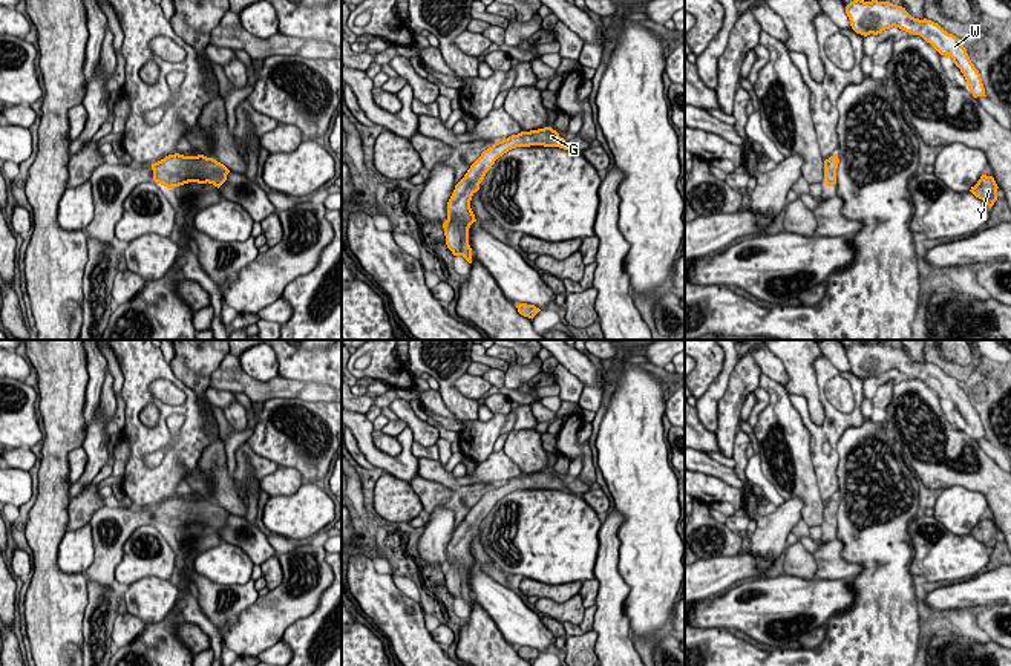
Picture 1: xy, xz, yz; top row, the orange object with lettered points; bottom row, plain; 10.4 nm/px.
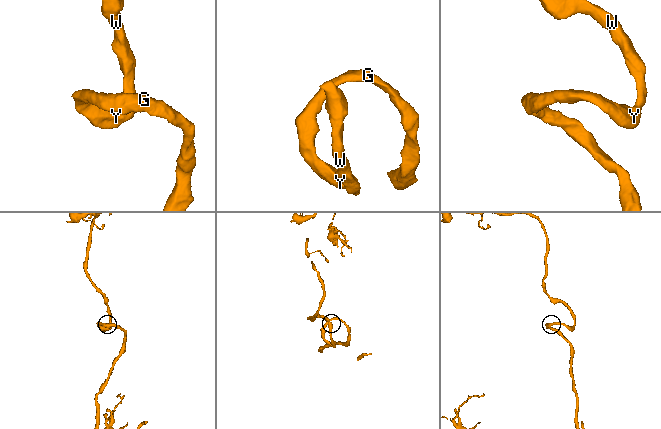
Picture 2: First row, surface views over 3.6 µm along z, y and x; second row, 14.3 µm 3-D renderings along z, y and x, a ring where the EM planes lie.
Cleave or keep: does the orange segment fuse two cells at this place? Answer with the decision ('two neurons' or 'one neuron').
one neuron

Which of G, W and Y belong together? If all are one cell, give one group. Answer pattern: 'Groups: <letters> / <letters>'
Groups: G W Y

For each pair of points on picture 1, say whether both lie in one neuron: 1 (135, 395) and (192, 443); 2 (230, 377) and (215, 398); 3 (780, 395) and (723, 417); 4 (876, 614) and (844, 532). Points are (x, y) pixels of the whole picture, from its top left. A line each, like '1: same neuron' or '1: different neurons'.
1: same neuron
2: different neurons
3: different neurons
4: same neuron

